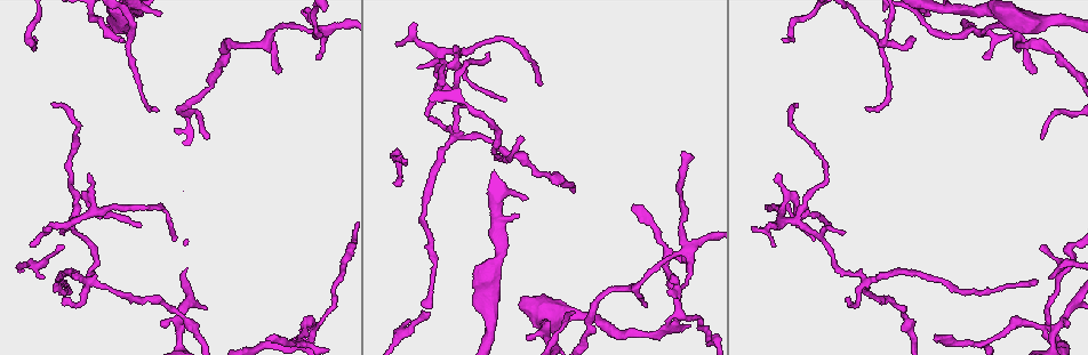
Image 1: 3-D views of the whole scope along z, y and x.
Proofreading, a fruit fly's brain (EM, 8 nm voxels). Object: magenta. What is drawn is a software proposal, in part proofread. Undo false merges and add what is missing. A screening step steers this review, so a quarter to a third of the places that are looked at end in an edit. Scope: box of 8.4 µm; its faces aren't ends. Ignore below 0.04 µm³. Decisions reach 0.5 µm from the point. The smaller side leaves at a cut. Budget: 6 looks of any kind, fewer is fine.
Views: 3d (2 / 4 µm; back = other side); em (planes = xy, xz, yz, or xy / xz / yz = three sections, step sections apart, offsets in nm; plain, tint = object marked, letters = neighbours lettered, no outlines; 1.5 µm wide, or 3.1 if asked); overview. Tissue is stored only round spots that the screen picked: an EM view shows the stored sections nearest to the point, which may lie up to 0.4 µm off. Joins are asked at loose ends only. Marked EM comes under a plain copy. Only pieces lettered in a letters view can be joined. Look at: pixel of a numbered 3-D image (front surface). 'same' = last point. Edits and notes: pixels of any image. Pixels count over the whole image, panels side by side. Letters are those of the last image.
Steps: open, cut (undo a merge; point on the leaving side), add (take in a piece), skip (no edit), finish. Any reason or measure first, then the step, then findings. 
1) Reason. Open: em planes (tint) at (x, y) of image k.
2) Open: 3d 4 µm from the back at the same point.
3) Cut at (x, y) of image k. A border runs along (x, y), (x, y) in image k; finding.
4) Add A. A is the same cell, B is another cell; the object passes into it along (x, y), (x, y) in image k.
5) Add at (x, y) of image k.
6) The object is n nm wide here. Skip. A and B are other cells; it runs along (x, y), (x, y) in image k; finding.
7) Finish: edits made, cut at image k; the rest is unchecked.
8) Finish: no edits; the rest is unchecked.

An open end. Open: em planes (letters) at (937, 340) of image 1.

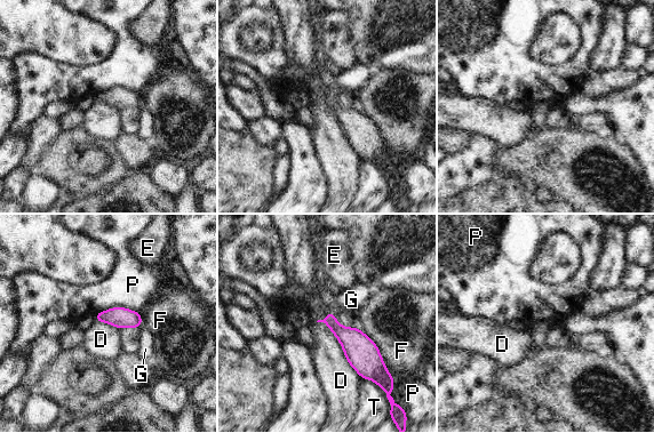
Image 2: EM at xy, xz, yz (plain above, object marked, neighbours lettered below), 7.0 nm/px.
The object is 130 nm wide here. Skip. D, E, F, G, P and T are other cells; a border runs along (327, 312), (322, 321), (361, 377) in image 2; no lettered piece goes on from it.

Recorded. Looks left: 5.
Sharp bend. Open: em planes (tint) at (313, 331) of image 1.

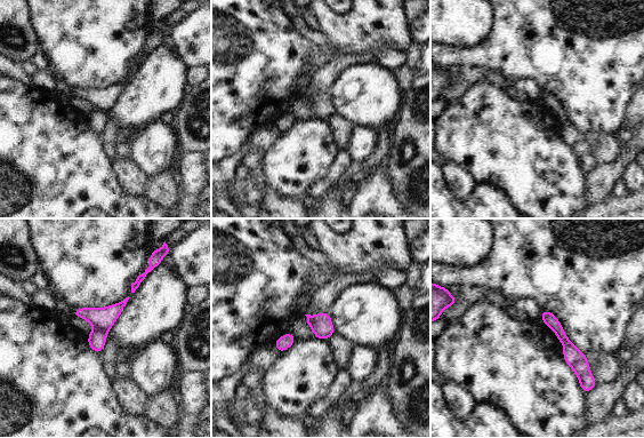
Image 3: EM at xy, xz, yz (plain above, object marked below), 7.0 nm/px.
See the neighbours. Open: em planes (letters) at the same point.

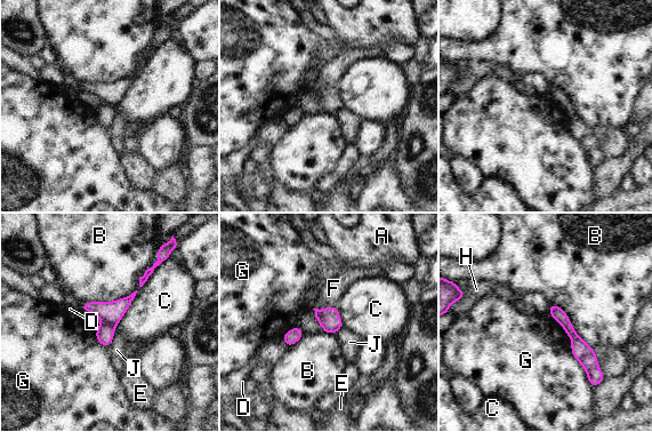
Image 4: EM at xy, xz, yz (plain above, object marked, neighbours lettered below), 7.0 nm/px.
The object is 150 nm wide here. Skip. A, B, C, D, E, F, G, H and J are other cells; it runs along (552, 308), (568, 326), (588, 367) in image 4; one neuron here.

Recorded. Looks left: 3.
Tapers out. Open: 3d 4 µm at (814, 241) of image 1.

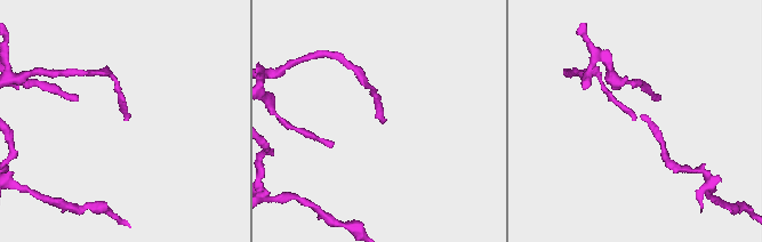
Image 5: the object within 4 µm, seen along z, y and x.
Now the EM. Open: em planes (letters) at (125, 119) of image 5.

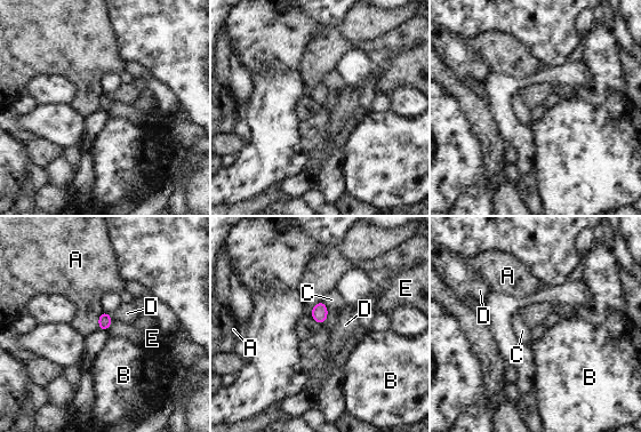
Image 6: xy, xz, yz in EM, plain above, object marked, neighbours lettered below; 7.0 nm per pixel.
Skip. A, B, C, D and E are other cells; a border runs along (322, 301), (327, 308) in image 6; none of them fits.

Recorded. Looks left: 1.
Finish: no edits; the rest is unchecked.

